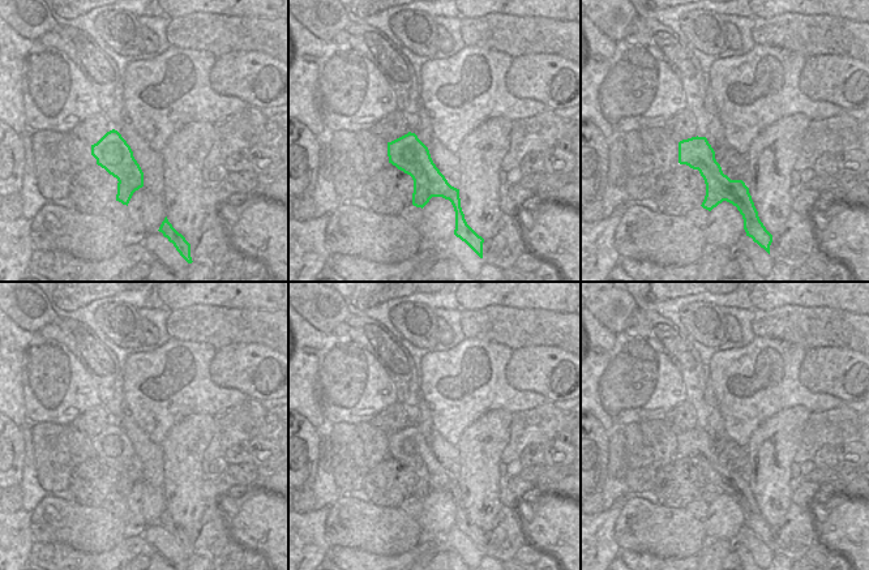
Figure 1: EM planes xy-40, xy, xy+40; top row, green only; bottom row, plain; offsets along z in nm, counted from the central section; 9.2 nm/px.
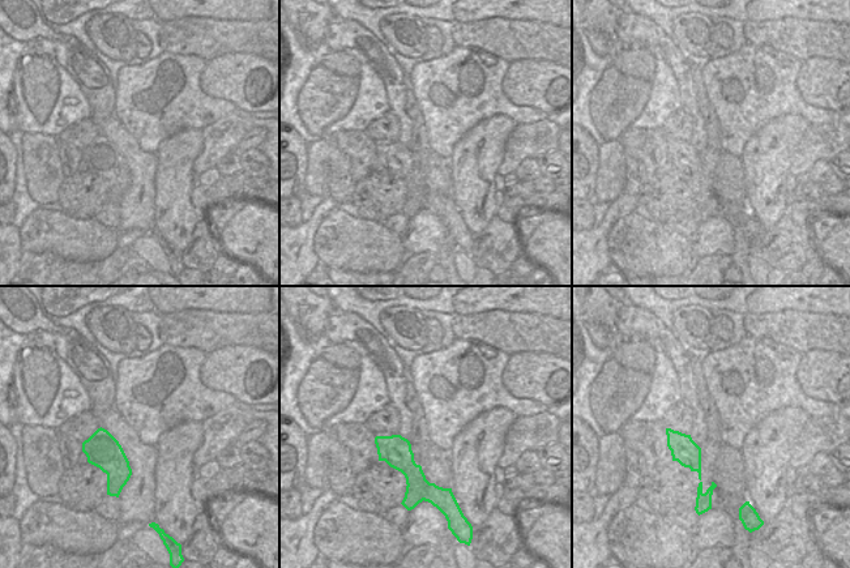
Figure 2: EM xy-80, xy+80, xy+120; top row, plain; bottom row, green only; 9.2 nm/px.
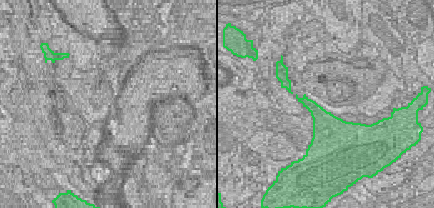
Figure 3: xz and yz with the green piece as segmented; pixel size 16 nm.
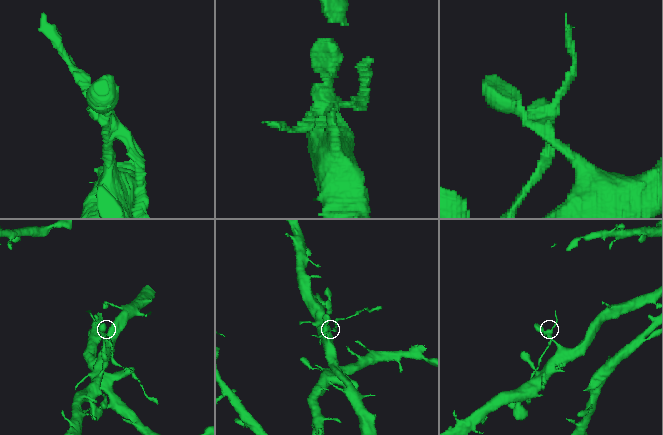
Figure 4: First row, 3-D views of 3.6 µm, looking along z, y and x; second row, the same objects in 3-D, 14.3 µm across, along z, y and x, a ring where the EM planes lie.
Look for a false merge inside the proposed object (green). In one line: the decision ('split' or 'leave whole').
split

